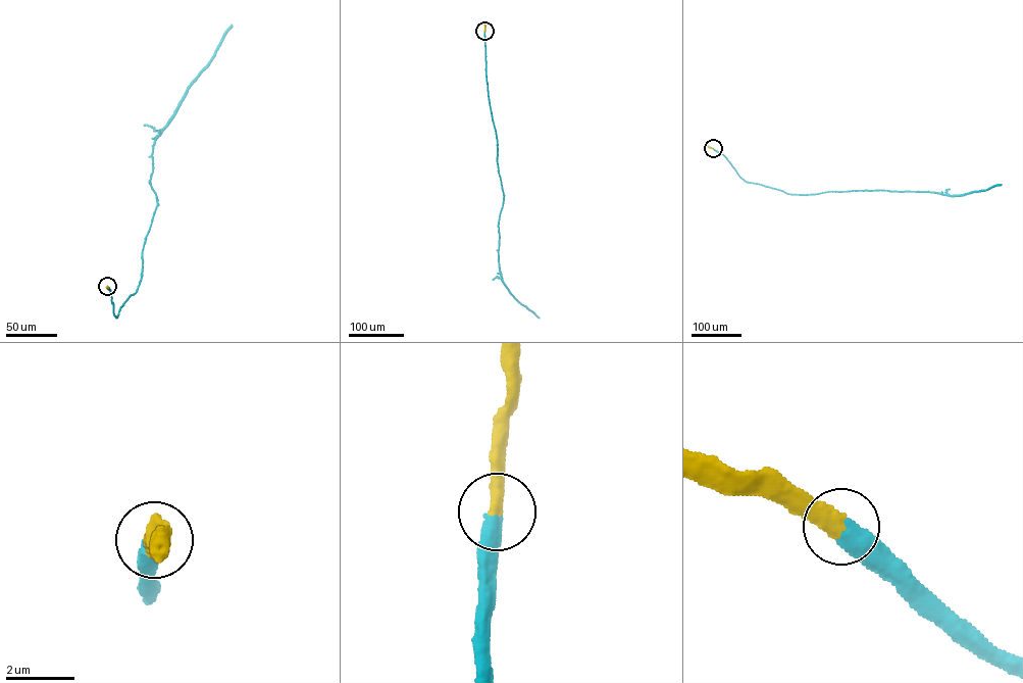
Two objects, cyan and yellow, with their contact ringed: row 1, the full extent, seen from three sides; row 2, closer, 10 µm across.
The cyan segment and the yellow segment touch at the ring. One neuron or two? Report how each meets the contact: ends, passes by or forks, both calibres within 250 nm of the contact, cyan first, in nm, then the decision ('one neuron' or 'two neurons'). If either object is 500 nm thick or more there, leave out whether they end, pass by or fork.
550 nm thick on the cyan side, 500 nm on the other; one neuron

